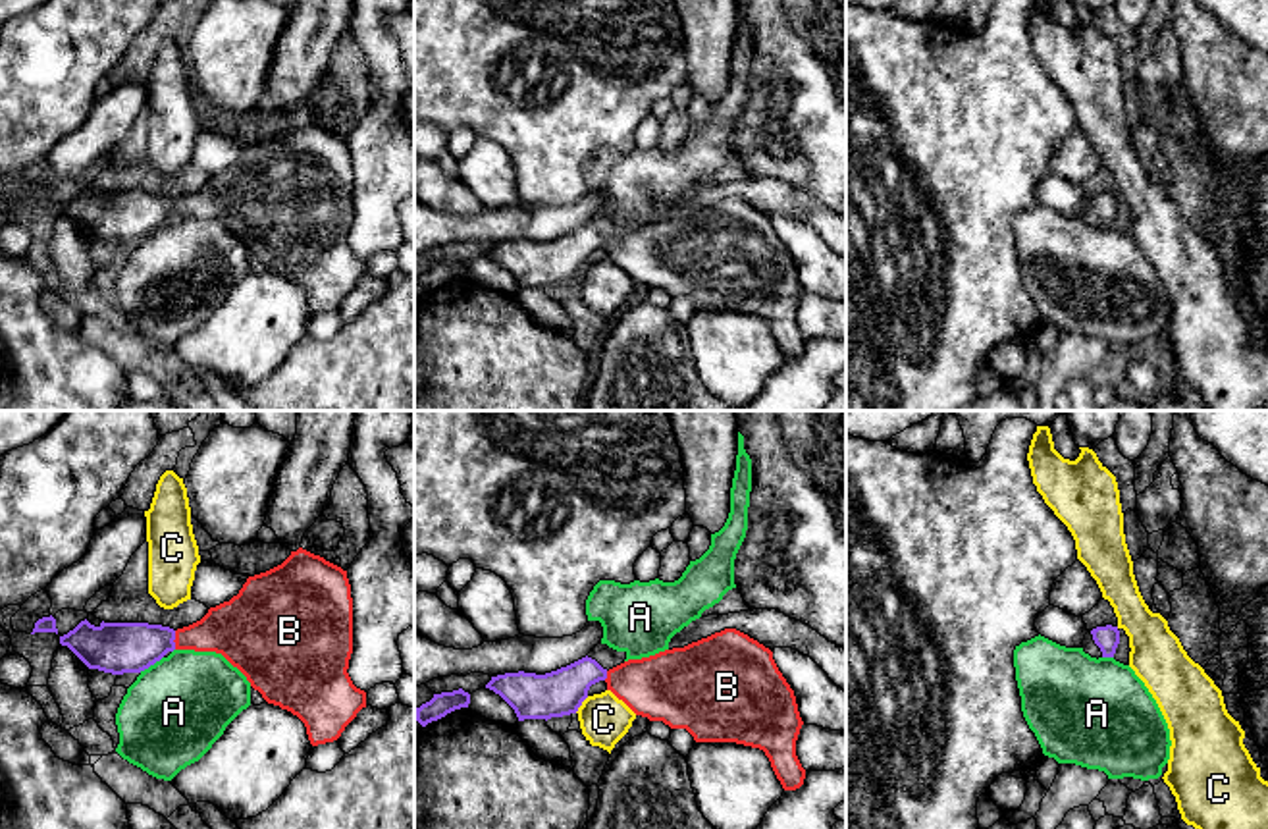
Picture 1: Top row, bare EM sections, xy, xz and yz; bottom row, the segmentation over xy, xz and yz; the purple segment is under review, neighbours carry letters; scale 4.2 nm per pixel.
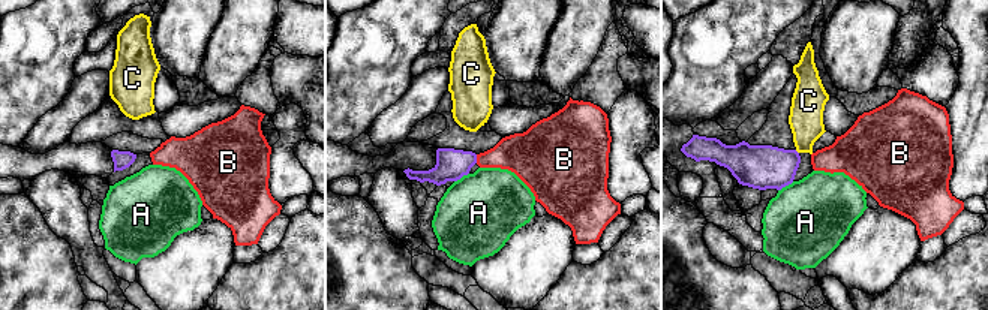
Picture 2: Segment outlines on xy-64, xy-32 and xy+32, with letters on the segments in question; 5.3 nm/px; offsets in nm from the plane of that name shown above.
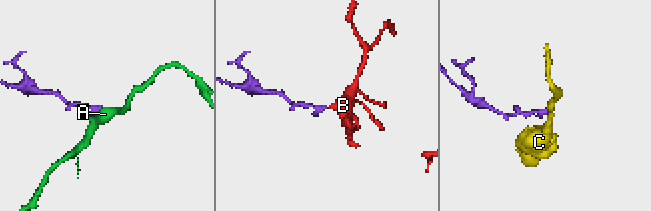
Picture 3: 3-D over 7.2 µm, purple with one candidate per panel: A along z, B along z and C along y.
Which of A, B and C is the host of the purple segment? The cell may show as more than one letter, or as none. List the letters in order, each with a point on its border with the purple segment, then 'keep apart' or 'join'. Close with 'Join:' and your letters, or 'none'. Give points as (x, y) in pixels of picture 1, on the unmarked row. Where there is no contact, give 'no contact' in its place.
A: meets purple in xy at (151, 232); keep apart
B: meets purple in xy at (174, 207); join
C: meets purple in xz at (581, 272); keep apart
Join: B

